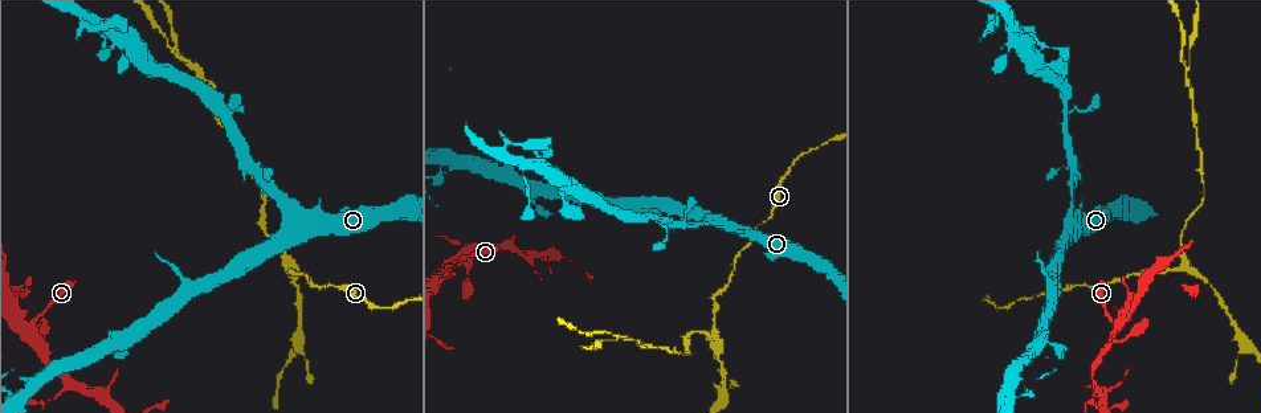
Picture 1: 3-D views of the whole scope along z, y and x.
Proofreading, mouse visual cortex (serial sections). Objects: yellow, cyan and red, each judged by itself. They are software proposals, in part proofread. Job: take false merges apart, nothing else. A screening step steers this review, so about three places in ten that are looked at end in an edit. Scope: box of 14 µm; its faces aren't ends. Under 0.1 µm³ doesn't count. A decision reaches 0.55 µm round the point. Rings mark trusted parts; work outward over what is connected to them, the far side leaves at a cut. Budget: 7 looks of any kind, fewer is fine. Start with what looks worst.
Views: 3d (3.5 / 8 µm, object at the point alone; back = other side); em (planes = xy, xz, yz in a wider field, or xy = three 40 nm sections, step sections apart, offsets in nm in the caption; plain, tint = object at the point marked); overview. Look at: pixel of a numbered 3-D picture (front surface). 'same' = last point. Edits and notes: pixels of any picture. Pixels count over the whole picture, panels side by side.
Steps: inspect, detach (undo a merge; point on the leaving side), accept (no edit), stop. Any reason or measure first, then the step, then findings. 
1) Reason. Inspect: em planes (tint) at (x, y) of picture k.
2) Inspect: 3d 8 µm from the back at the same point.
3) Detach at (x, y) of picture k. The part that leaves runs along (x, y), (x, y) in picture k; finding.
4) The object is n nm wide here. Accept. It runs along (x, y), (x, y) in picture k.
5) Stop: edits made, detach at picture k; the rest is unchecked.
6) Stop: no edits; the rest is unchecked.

Three-way junction. Inspect: 3d 3.5 µm at (1182, 265) of picture 1.

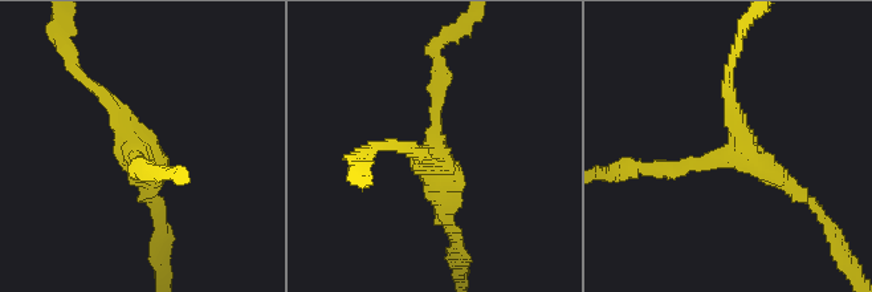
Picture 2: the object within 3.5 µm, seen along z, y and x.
3 arms meet here; the arms are 150, 200, 250 nm wide. Inspect: em xy step 3 (tint) at (137, 151) of picture 2.

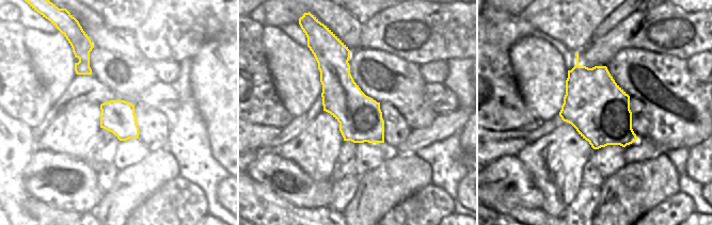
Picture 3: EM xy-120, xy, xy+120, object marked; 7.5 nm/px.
Accept. It runs along (651, 167), (736, 151), (729, 82) in picture 2; all the same cell.

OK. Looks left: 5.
Two arms in line, one across. Inspect: 3d 3.5 µm at (1187, 71) of picture 1.

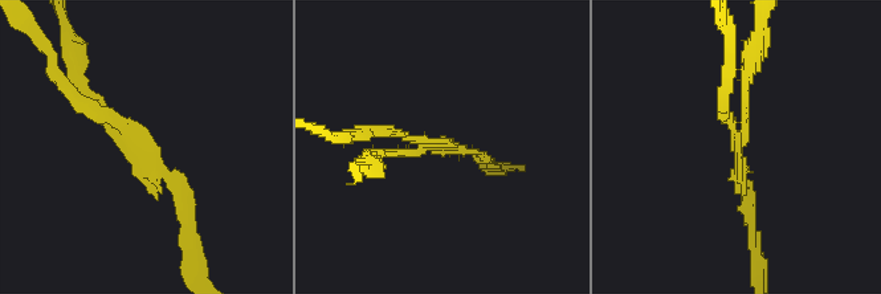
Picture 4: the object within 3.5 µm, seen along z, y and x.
3 arms meet here; the arms are 150, 150, 150 nm wide; shape alone is not enough. Inspect: em xy step 5 (tint) at (737, 151) of picture 4.

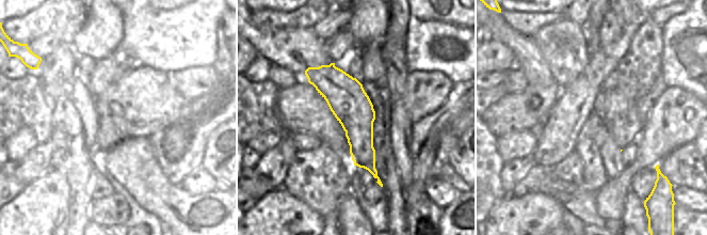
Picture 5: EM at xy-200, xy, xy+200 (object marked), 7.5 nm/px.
The object is 300 nm wide here. Detach at (85, 89) of picture 4. Two cells meet here.

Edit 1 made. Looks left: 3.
Inspect: overview.

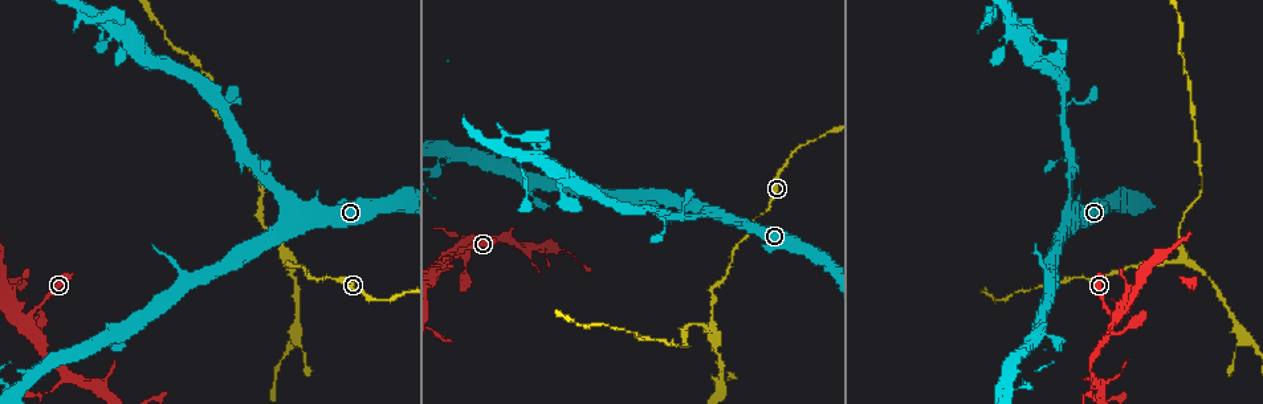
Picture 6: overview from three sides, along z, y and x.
Abrupt turn. Inspect: 3d 8 µm at (31, 320) of picture 6.

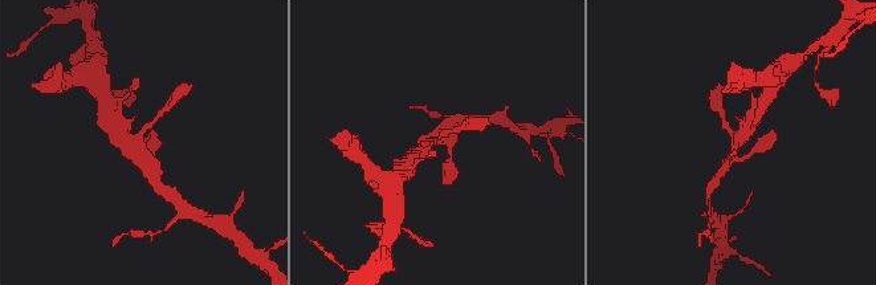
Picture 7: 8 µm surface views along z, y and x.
Zoom in. Inspect: 3d 3.5 µm at (731, 143) of picture 7.

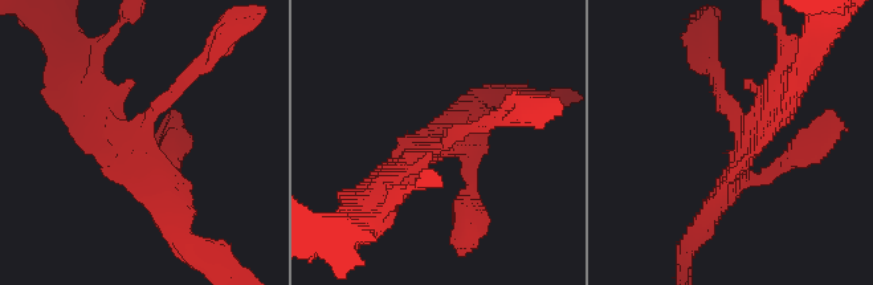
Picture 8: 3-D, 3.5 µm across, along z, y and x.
Accept. It runs along (188, 77), (141, 134), (176, 215) in picture 8; one cell here.

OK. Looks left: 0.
Stop: edits made, detach at picture 4; the rest is unchecked.

